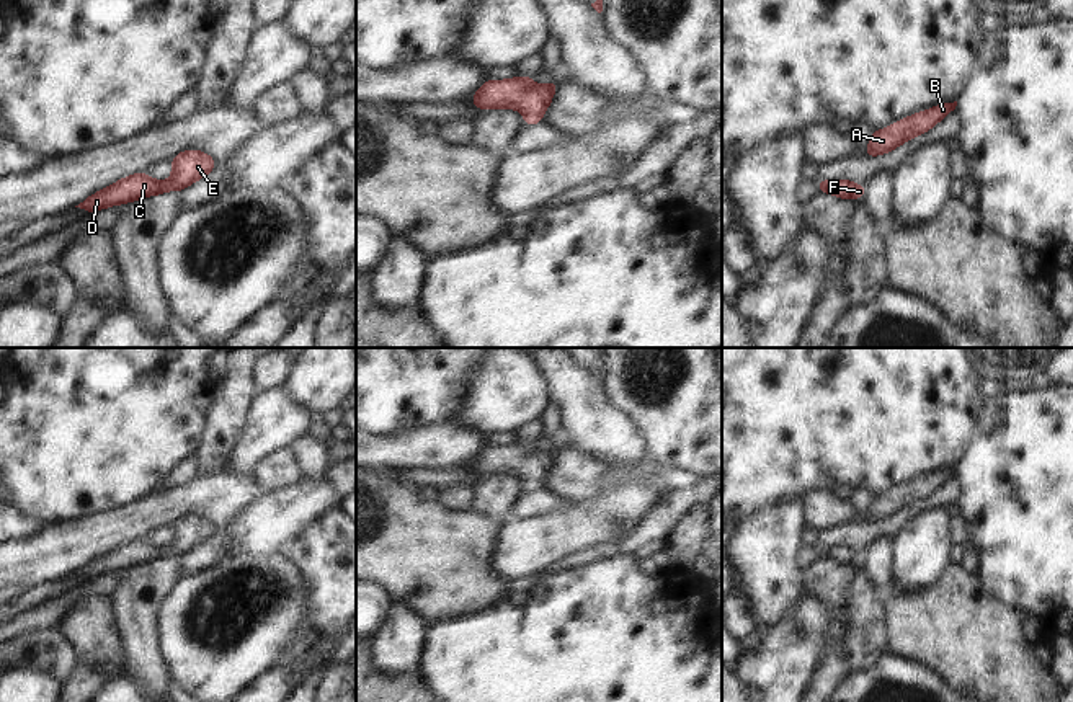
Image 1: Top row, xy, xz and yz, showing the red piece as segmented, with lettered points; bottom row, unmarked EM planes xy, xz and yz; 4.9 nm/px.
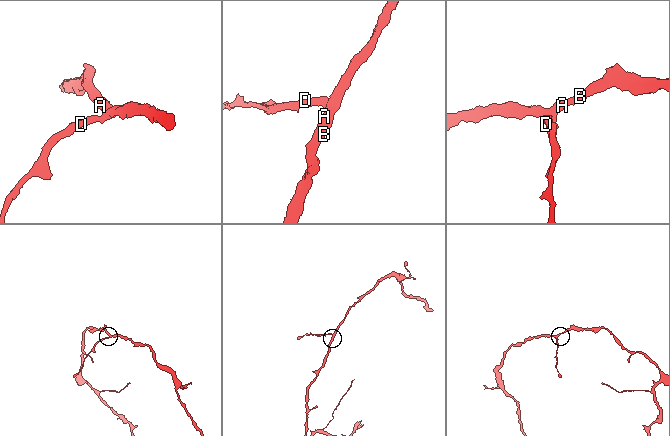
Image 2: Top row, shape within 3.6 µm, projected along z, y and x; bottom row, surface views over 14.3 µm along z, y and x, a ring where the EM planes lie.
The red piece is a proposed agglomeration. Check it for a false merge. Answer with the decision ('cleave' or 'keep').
keep

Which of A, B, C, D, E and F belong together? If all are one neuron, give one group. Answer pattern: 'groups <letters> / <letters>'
groups A B C D E F

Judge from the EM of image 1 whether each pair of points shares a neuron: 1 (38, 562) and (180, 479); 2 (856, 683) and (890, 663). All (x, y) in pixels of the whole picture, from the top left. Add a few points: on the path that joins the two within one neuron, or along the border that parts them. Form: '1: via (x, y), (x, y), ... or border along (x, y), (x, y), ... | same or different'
1: border along (198, 472), (182, 485), (164, 488) | different
2: via (864, 683), (882, 671) | same

